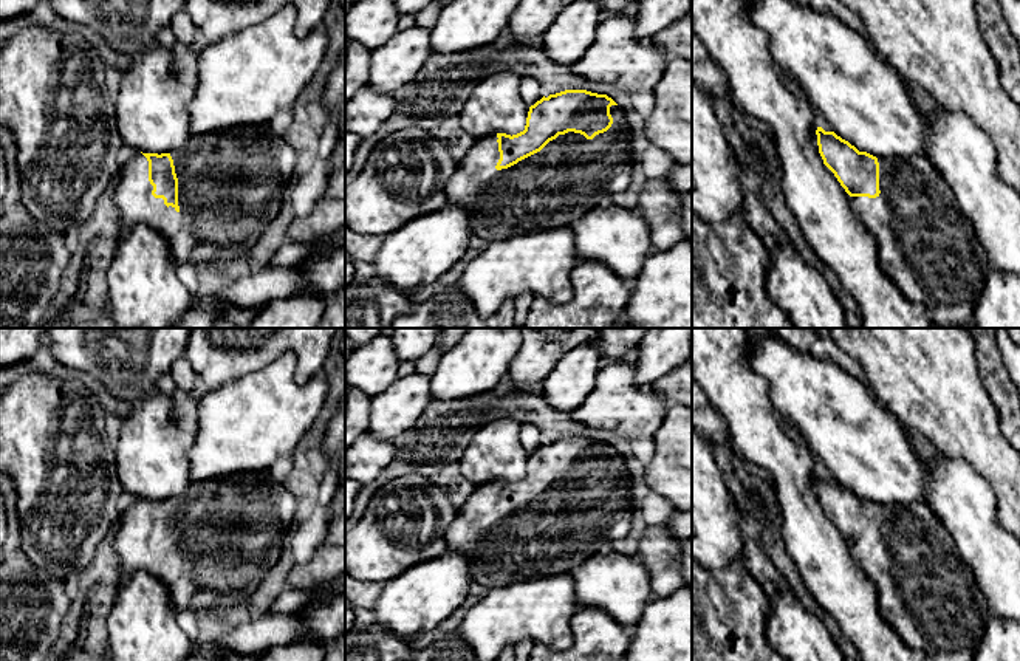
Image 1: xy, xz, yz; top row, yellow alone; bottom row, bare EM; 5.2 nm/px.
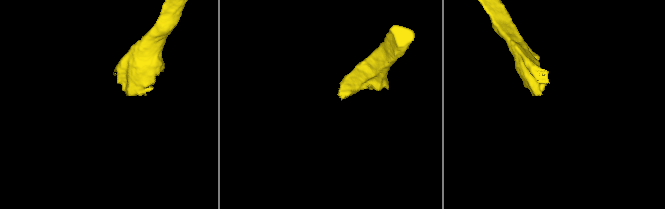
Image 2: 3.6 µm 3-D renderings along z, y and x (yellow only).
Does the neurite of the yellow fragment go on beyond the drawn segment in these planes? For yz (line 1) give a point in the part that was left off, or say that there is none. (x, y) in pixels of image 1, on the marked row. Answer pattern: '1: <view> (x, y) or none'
1: yz (927, 246)

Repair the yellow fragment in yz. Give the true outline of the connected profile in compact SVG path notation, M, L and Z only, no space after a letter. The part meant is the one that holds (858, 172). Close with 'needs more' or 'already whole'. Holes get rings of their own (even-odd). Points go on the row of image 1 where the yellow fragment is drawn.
M822 127L816 135L823 164L850 195L854 215L878 240L881 266L898 289L927 307L935 328L972 325L992 266L938 169L927 156L876 158Z | needs more

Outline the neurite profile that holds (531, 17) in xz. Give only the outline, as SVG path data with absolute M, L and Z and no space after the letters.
M520 0L509 17L509 29L517 40L545 34L565 6L563 0Z

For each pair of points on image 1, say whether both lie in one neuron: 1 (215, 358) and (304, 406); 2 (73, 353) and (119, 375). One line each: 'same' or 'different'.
1: different
2: same

